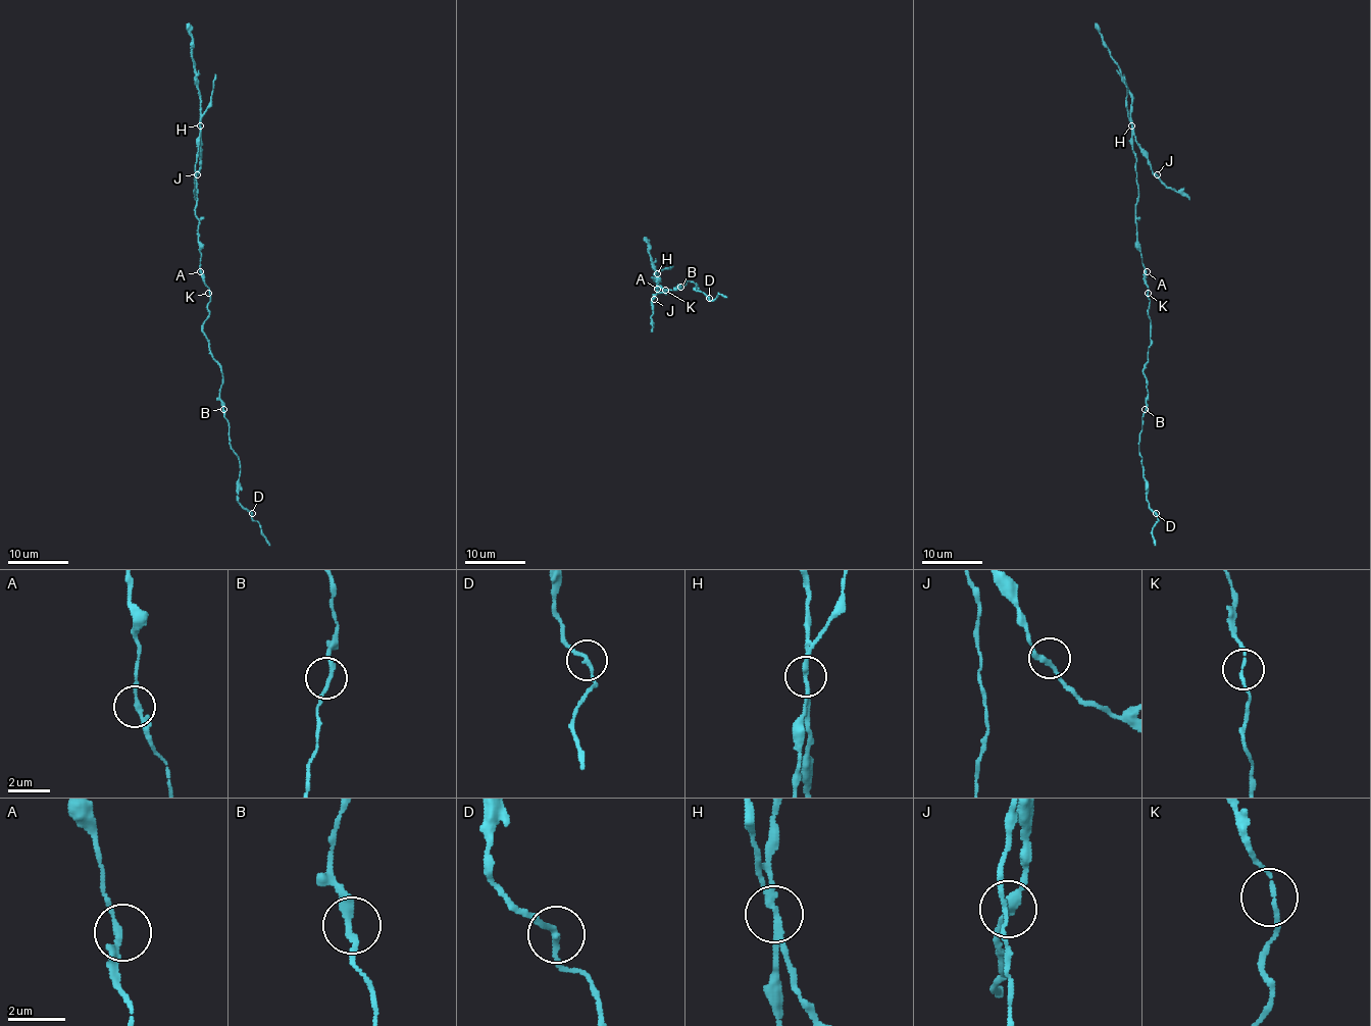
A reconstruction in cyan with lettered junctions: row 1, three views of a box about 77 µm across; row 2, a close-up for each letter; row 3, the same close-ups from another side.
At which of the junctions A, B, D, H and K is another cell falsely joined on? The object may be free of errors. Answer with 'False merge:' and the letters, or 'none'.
False merge: H

